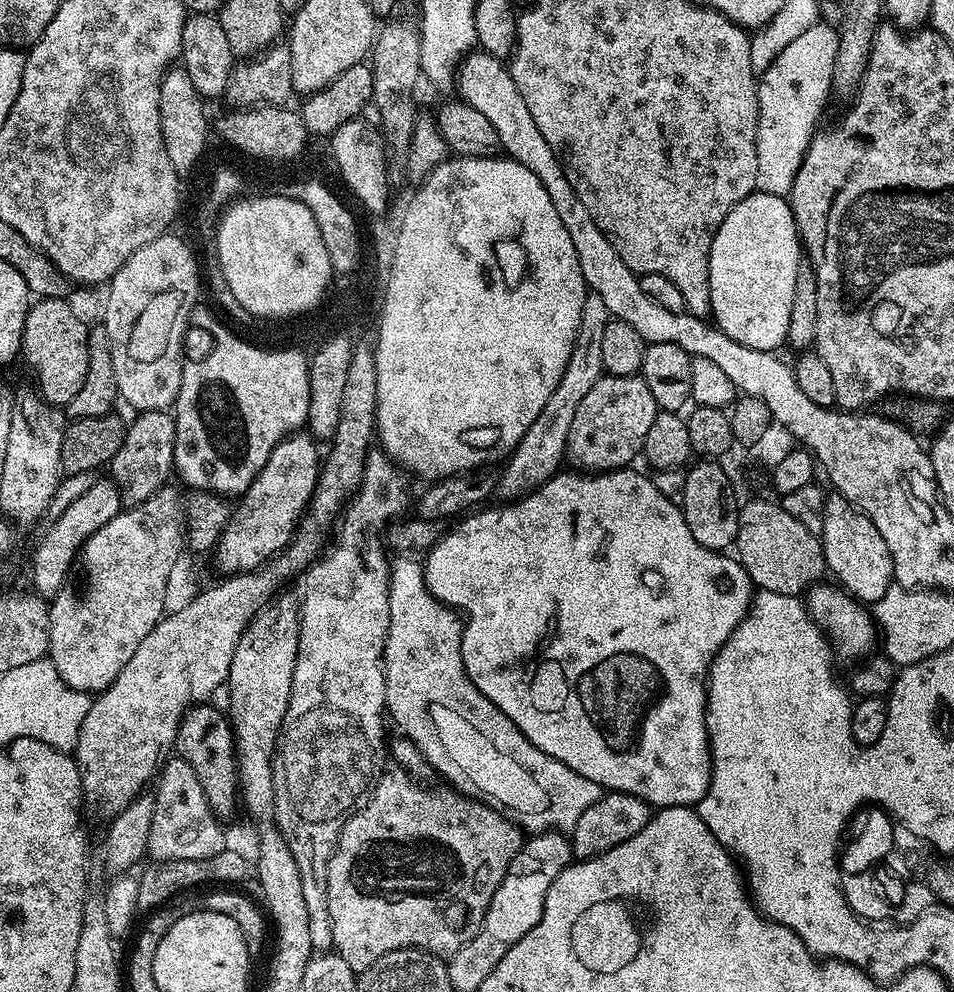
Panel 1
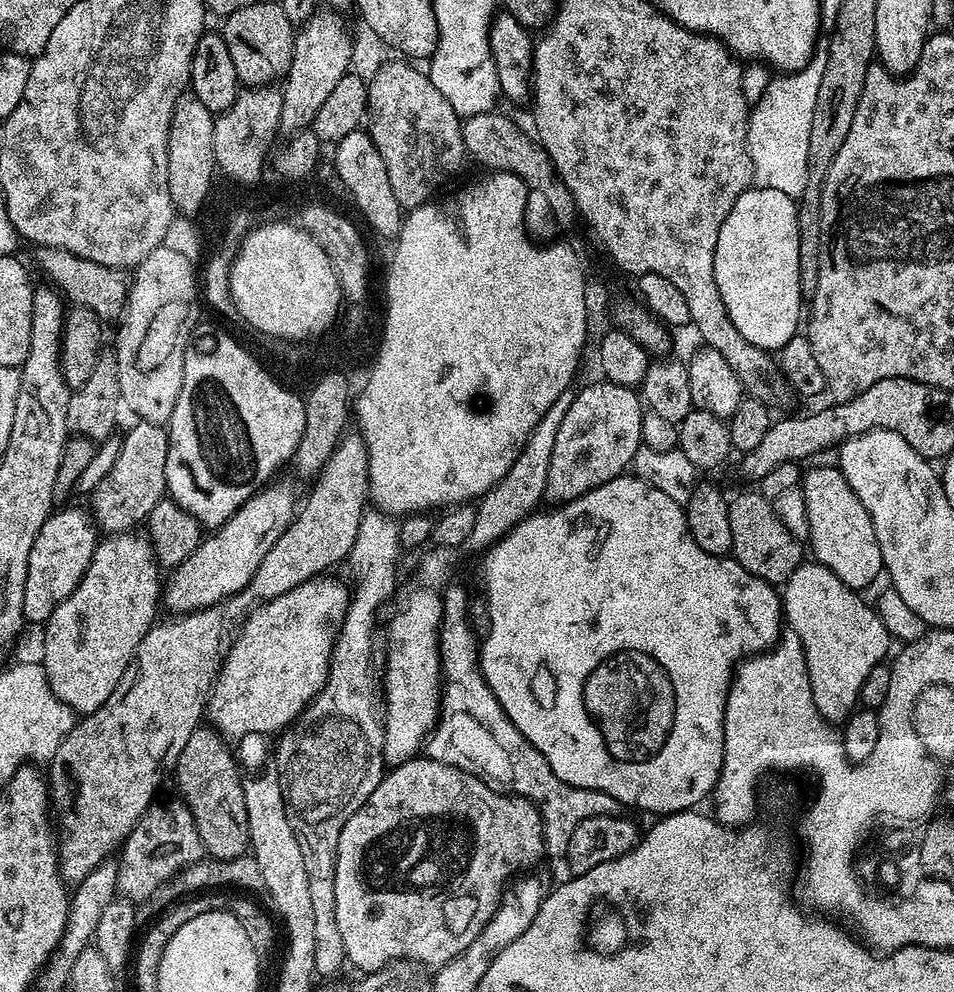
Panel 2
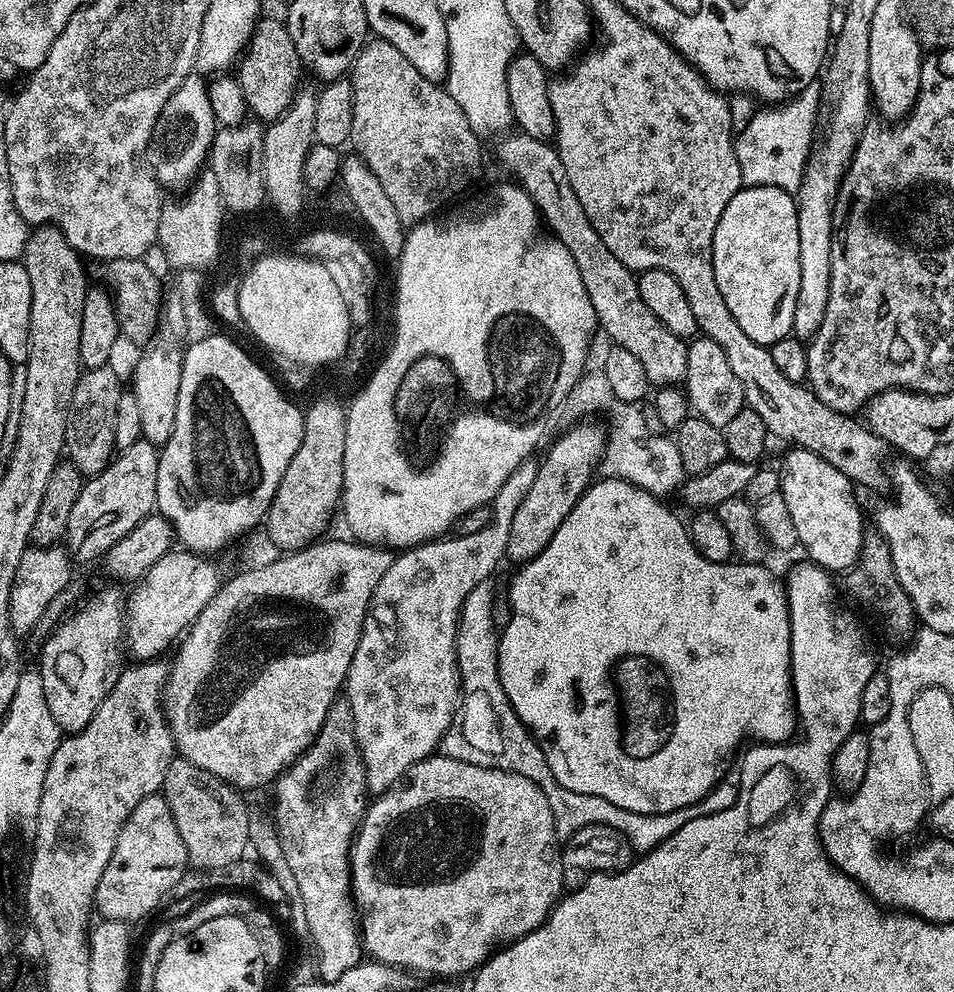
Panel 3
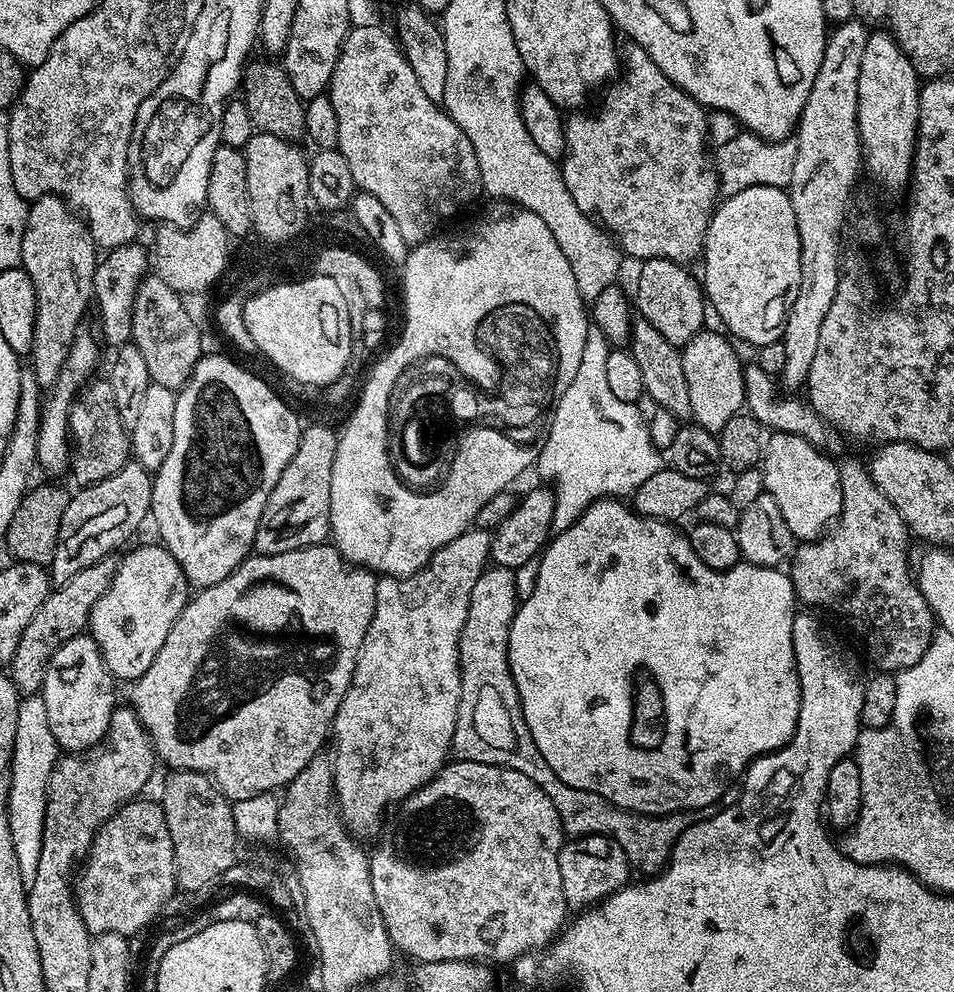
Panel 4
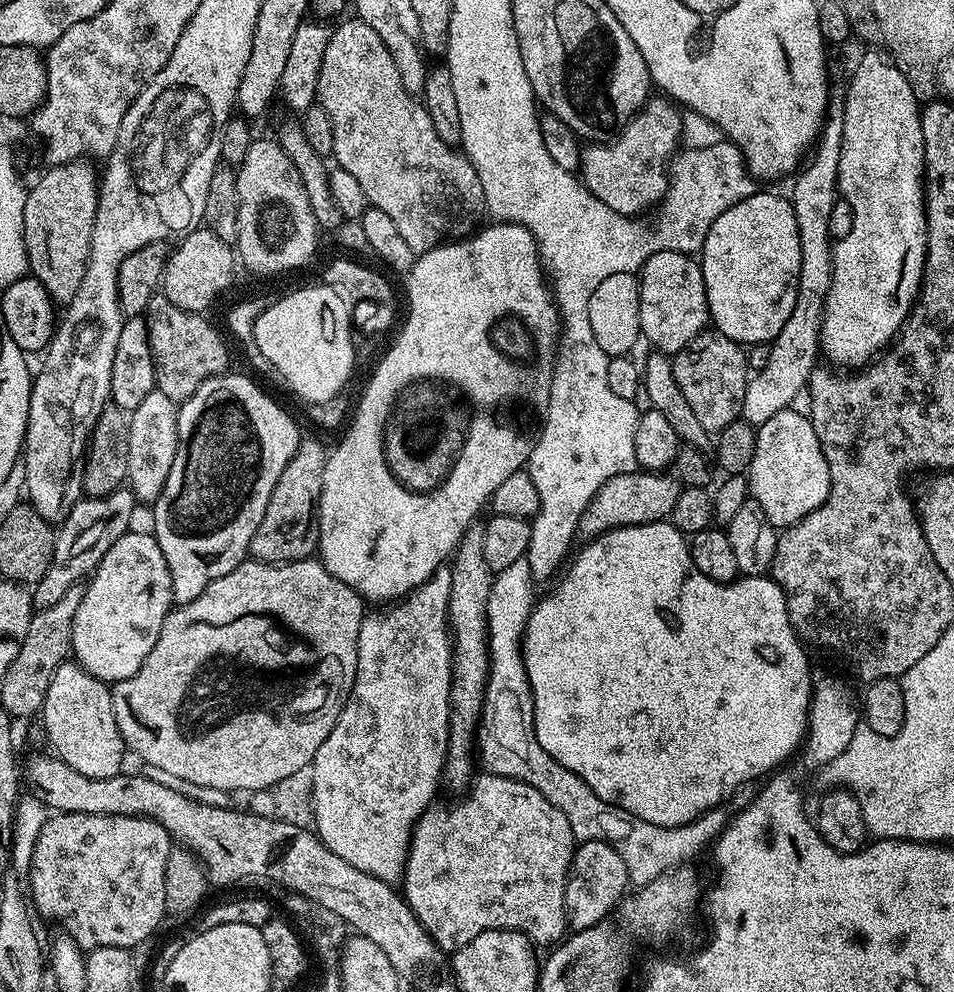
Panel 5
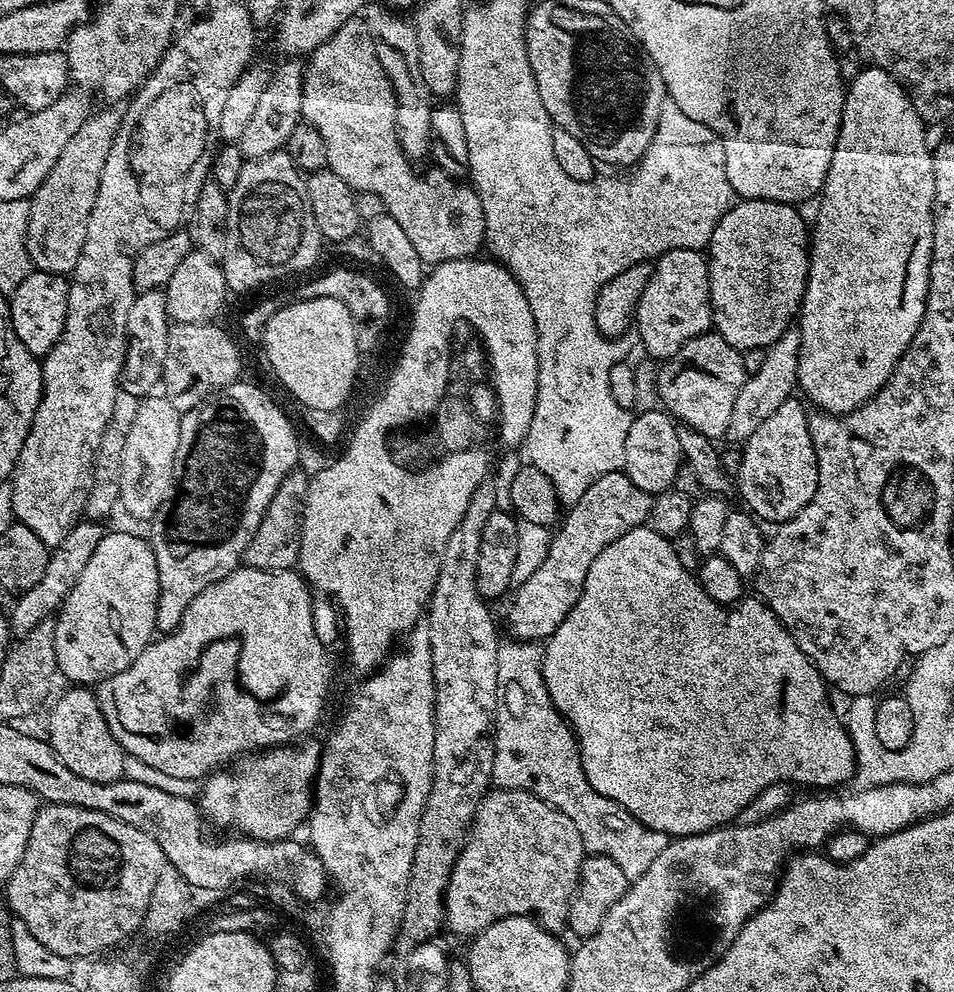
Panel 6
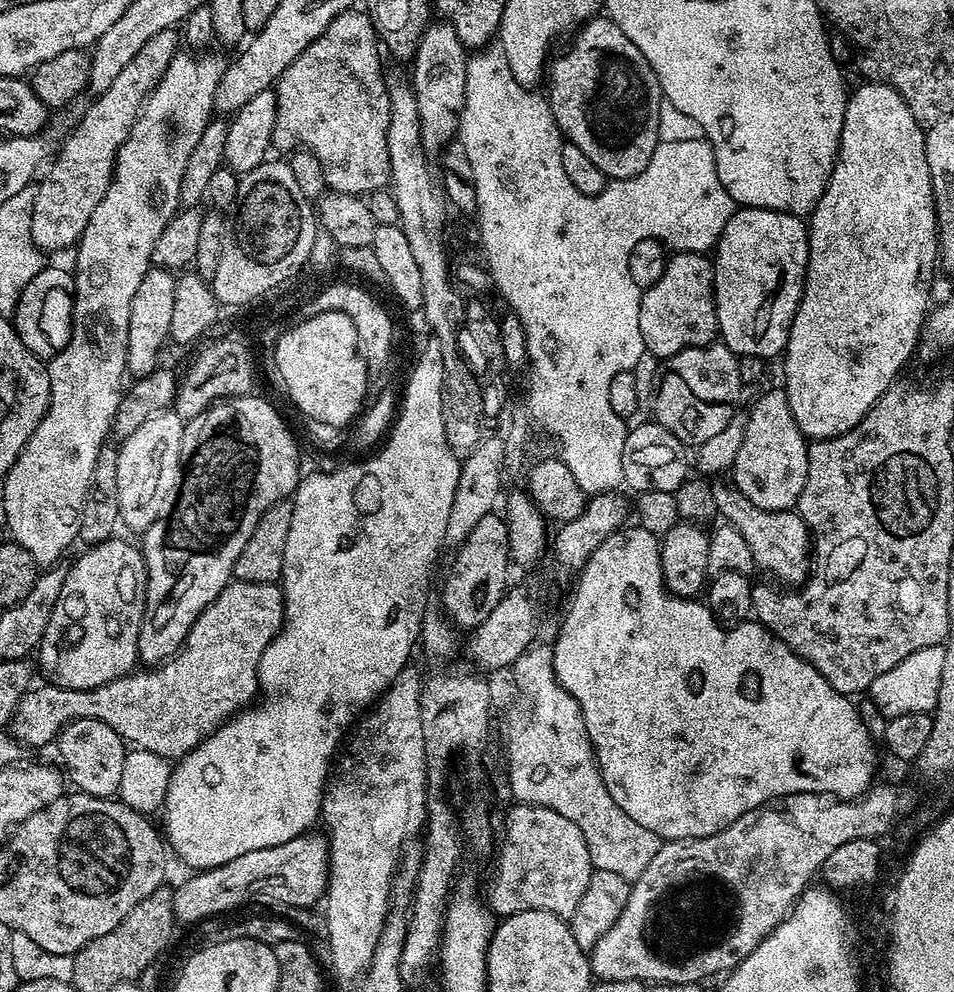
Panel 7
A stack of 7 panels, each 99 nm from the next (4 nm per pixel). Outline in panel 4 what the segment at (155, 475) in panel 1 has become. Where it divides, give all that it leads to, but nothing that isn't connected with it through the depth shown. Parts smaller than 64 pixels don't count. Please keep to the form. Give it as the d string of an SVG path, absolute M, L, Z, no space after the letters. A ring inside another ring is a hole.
M129 462L118 474L106 478L106 482L98 482L89 488L80 488L79 491L69 499L66 506L66 514L62 514L62 526L58 530L58 546L54 550L54 558L50 565L50 580L53 585L59 586L70 582L74 574L86 570L86 566L94 566L102 558L113 555L117 550L123 549L128 539L140 528L140 523L150 516L152 507L152 482L153 473L145 470L142 465Z

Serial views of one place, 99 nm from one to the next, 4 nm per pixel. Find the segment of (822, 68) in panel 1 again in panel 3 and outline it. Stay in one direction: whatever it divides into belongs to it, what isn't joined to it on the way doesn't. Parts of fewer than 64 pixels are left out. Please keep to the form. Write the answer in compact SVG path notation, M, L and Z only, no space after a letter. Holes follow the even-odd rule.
M813 82L791 100L769 107L769 112L757 111L750 118L749 125L735 133L736 157L745 185L753 188L774 186L793 194L800 189L804 166L814 143L812 134L816 126L816 110L821 106L822 88Z

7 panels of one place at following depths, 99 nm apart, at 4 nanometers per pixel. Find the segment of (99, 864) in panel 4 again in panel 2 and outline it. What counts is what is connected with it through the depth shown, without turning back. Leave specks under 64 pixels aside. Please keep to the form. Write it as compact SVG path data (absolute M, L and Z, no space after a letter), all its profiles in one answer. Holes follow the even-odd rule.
M157 798L144 811L119 851L116 891L129 902L150 898L158 886L162 886L170 877L177 876L186 866L197 864L204 855L198 828L194 826L194 818L184 801L179 798Z

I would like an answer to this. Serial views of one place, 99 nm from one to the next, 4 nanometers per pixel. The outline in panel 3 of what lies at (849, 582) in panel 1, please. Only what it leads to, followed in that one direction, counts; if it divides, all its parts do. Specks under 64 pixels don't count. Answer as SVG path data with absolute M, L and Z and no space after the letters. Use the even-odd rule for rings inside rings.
M792 446L787 450L784 465L778 468L779 492L786 498L786 510L790 510L790 519L794 521L799 547L808 551L807 559L819 568L827 568L832 574L847 573L859 559L866 535L860 504L856 501L857 489L826 458L805 448Z

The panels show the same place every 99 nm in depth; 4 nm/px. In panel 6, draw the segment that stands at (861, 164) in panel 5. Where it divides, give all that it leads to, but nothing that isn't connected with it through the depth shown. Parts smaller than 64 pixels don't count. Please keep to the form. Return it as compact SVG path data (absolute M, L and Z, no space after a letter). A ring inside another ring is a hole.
M867 66L860 73L857 74L853 80L849 79L846 84L846 91L844 94L844 109L840 115L840 129L838 130L838 138L834 146L834 158L830 158L830 170L826 174L826 182L824 183L824 190L818 197L820 205L816 208L816 221L811 221L810 224L810 251L808 254L808 281L806 282L806 290L804 291L804 301L800 303L800 310L798 313L798 327L800 330L800 349L798 350L798 368L796 370L796 382L799 391L804 391L808 395L807 403L815 406L819 411L830 412L834 416L844 416L847 412L852 412L858 406L862 406L865 402L877 392L880 387L890 378L890 374L894 370L894 366L902 358L902 354L908 351L908 344L914 338L914 334L918 330L918 326L924 317L924 307L926 306L926 298L928 297L928 267L932 261L932 203L934 202L934 162L932 161L932 148L928 144L928 136L924 133L926 129L925 121L921 120L920 116L914 110L912 100L908 97L907 92L894 77L886 74L886 70L875 66Z

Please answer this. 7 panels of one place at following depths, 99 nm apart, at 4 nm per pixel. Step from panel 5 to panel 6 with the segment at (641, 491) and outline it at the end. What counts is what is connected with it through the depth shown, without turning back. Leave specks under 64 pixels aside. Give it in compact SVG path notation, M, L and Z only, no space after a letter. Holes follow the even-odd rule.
M621 470L602 474L602 478L598 478L598 482L591 484L582 498L570 505L563 513L558 527L552 532L552 541L546 550L546 559L542 561L542 566L538 566L538 570L534 570L530 578L519 581L511 593L513 604L508 608L508 628L516 635L513 637L517 641L544 642L554 634L554 630L558 630L558 626L562 626L566 614L570 614L570 610L582 594L582 586L586 582L590 562L594 562L594 558L598 558L598 554L602 554L602 550L606 550L610 542L618 542L622 534L630 534L630 530L645 527L653 499L653 493L638 490L638 486L634 486L634 482L630 482L627 474Z

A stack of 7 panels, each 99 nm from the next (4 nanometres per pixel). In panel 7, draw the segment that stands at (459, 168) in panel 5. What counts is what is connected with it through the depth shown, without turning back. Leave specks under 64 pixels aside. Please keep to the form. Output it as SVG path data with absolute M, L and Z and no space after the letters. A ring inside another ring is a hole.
M359 7L347 8L342 14L338 14L334 18L334 22L330 22L330 26L326 26L326 30L318 38L314 38L314 42L310 42L306 46L306 50L302 50L302 54L298 54L298 58L294 62L290 62L290 66L286 66L286 70L276 81L274 91L276 94L276 125L274 126L274 134L272 135L273 145L278 149L288 148L287 150L295 150L301 146L308 148L314 154L314 158L318 158L318 162L322 162L322 174L324 175L324 183L331 191L344 192L347 196L363 197L370 192L376 192L379 188L388 188L392 179L392 171L390 170L390 154L388 153L388 123L390 122L390 98L388 97L388 86L386 83L386 75L380 69L380 52L382 56L382 48L378 43L376 28L372 24L372 20L368 17L367 11L361 10Z

